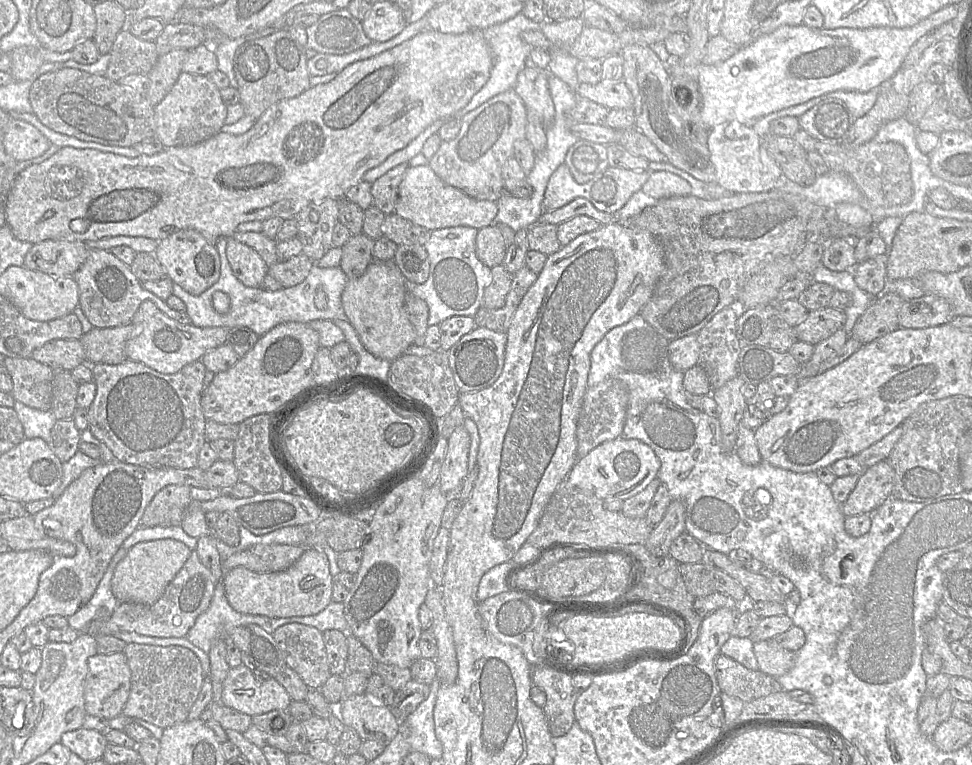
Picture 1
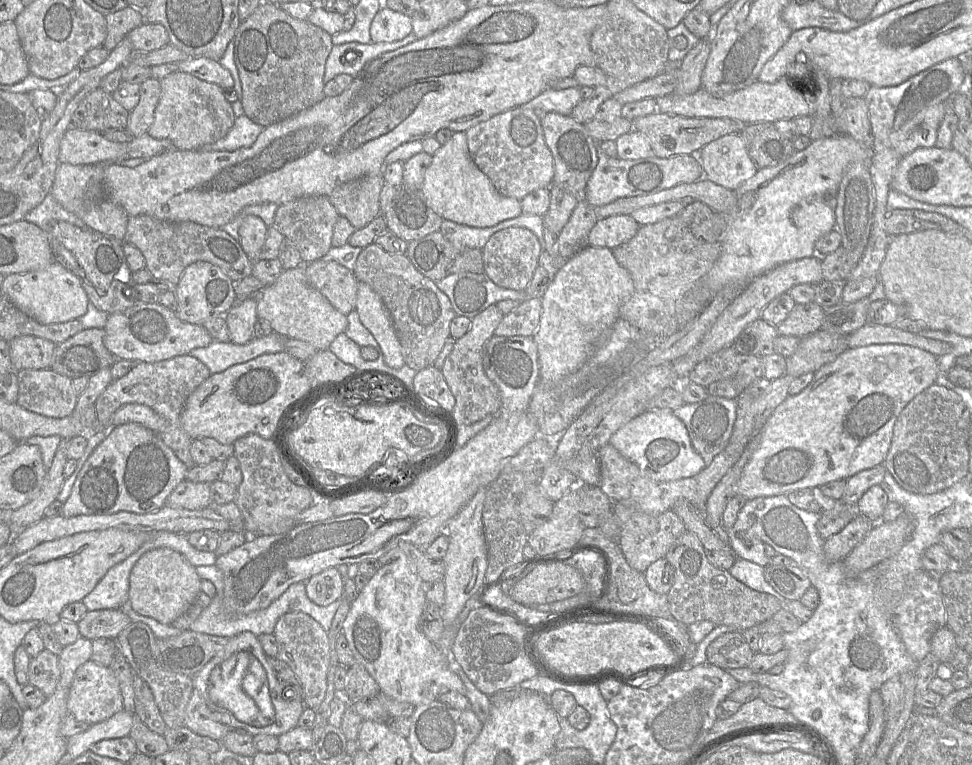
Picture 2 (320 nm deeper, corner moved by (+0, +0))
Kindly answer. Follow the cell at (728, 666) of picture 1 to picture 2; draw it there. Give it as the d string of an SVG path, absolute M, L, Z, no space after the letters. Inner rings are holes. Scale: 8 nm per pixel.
M742 632L722 634L706 649L707 662L723 670L748 667L753 655Z

